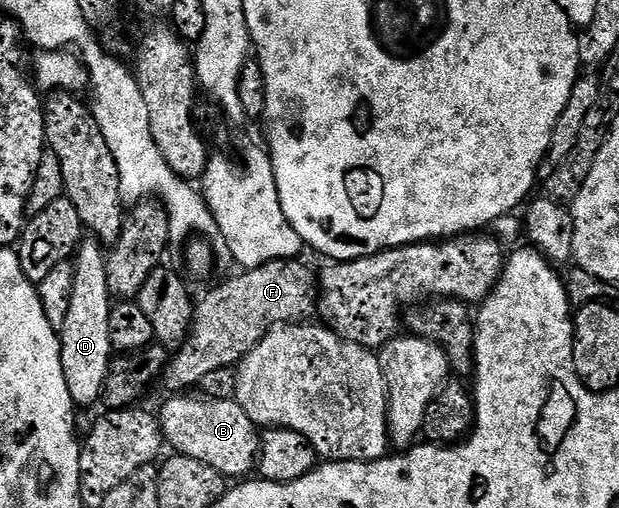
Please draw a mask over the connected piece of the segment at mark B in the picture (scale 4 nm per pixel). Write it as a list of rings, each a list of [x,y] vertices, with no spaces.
[[[191,395],[171,397],[162,411],[159,411],[159,422],[166,444],[168,446],[170,444],[173,447],[171,449],[178,454],[197,459],[201,463],[207,463],[227,479],[232,478],[232,475],[248,476],[250,474],[248,471],[252,472],[256,468],[257,457],[261,453],[261,435],[257,424],[251,421],[251,417],[247,417],[247,413],[243,413],[243,409],[235,401],[198,398],[193,399]]]

